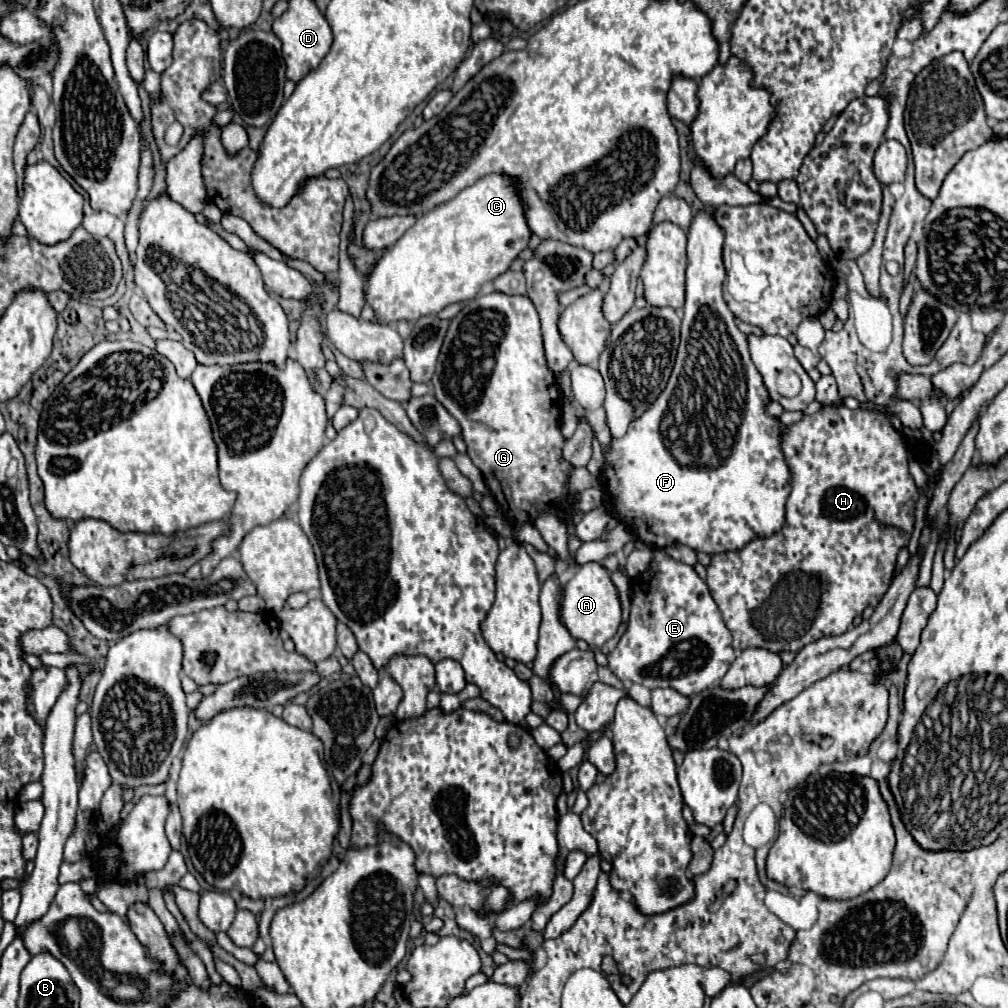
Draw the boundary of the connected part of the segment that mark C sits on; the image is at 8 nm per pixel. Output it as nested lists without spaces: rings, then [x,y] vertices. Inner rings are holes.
[[[498,174],[484,176],[474,186],[464,188],[456,198],[436,206],[428,214],[422,214],[394,246],[384,250],[376,260],[376,266],[368,272],[364,284],[364,300],[374,310],[374,322],[416,322],[422,316],[438,314],[448,304],[474,298],[484,282],[492,282],[496,276],[504,274],[518,252],[526,248],[526,242],[530,238],[522,202],[514,190],[514,184],[514,180]]]

